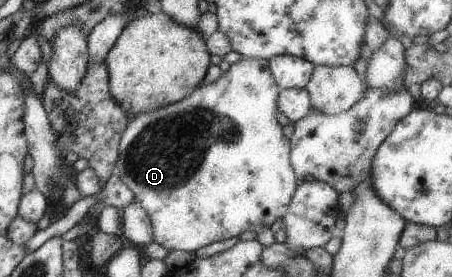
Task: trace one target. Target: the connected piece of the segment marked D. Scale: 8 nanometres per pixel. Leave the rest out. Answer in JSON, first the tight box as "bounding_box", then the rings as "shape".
{"bounding_box":[113,57,297,253],"shape":[[[240,57],[234,64],[231,64],[226,72],[221,72],[218,80],[210,82],[204,86],[196,85],[196,88],[184,98],[150,110],[136,114],[120,135],[118,141],[118,154],[114,163],[113,174],[126,184],[132,191],[133,196],[140,202],[140,206],[146,210],[152,226],[152,240],[167,251],[188,251],[195,253],[198,248],[207,246],[214,242],[219,242],[238,236],[242,232],[252,230],[260,232],[263,228],[268,228],[276,219],[281,219],[290,204],[290,197],[297,187],[294,170],[290,166],[289,140],[282,135],[282,126],[276,120],[278,109],[276,108],[276,96],[278,96],[279,86],[274,82],[272,73],[268,68],[267,61],[262,59]]]}

